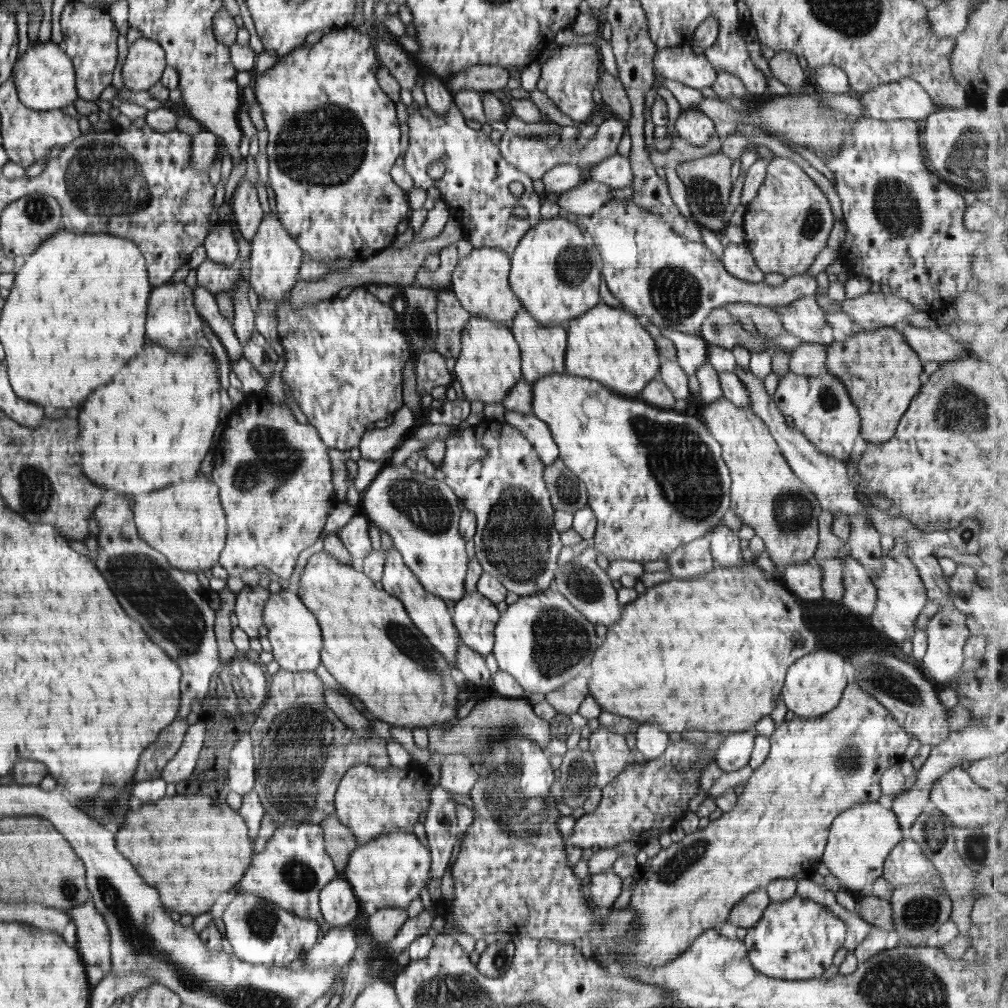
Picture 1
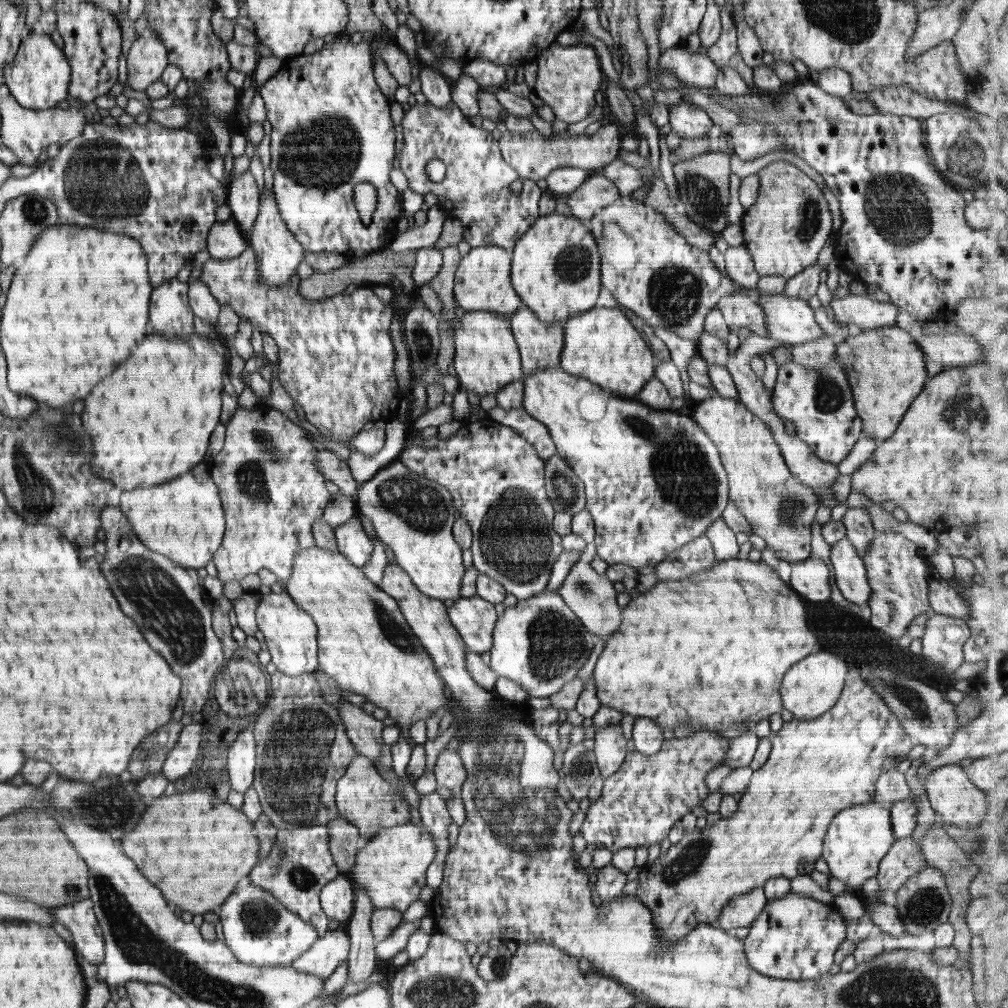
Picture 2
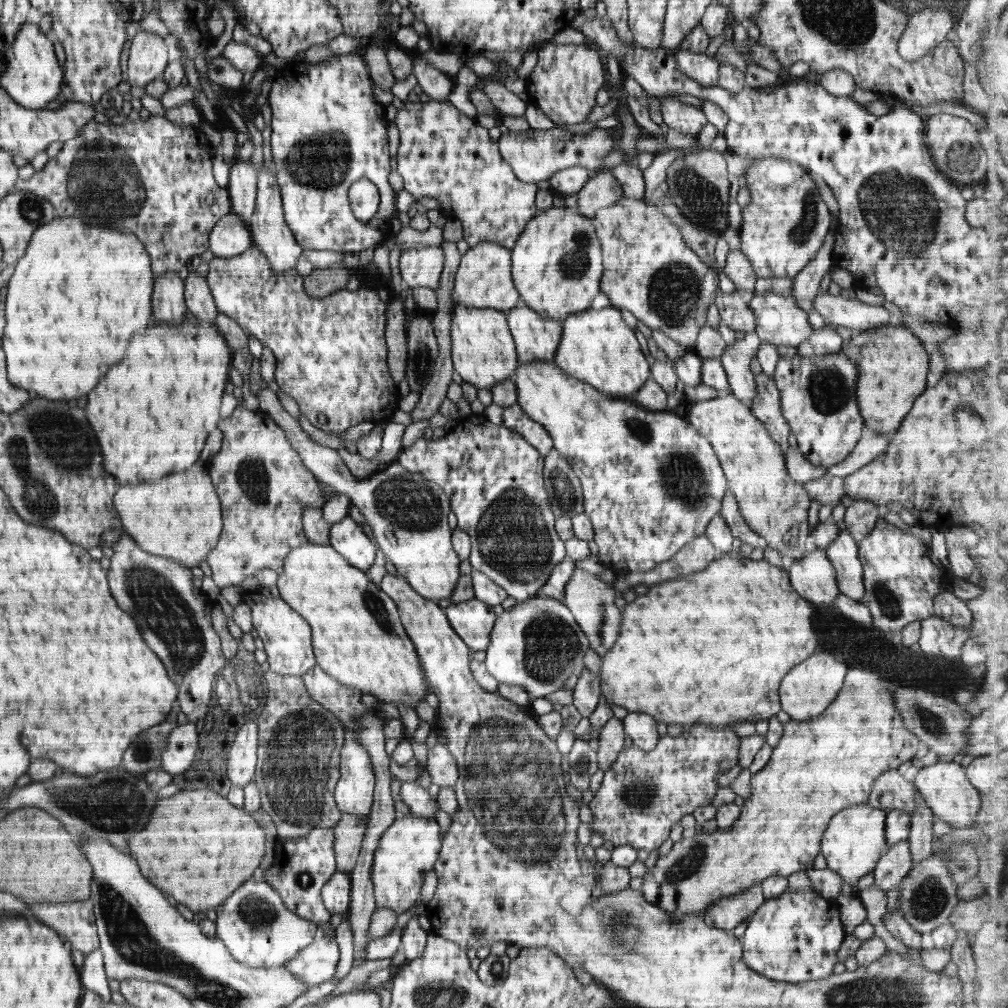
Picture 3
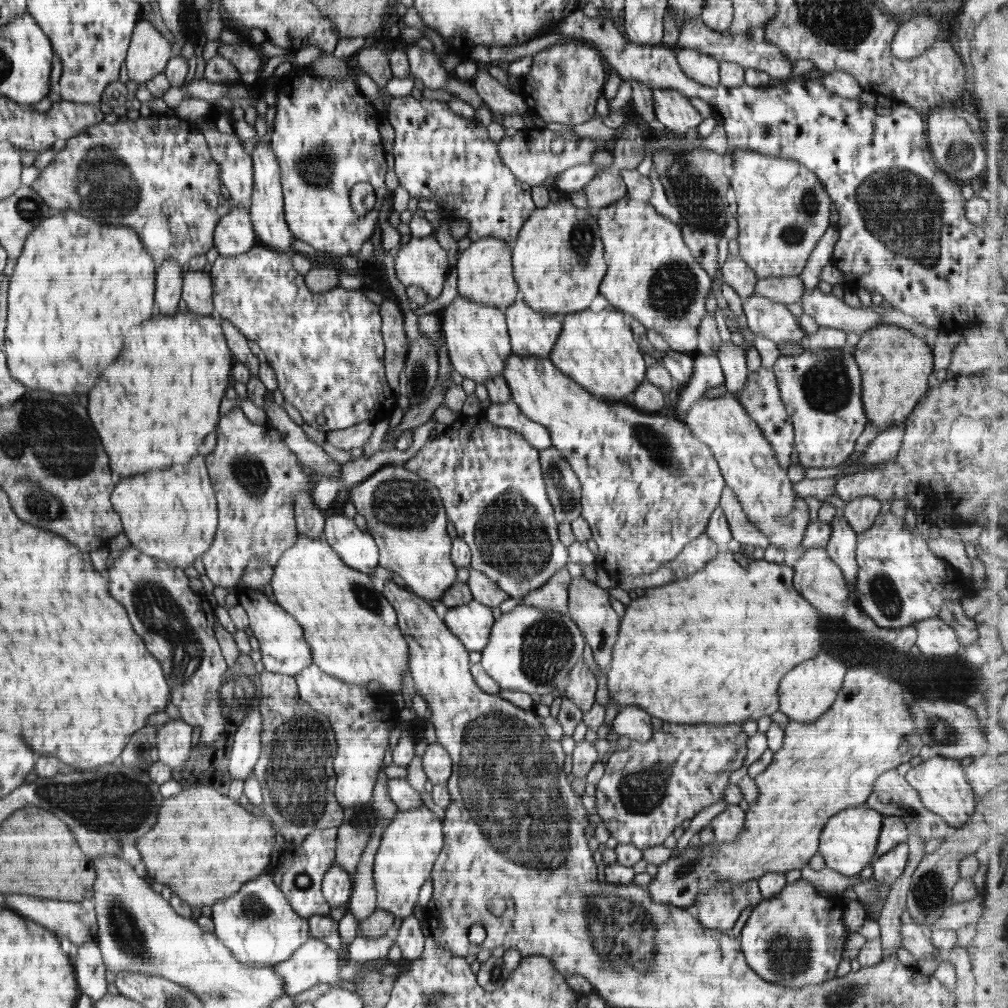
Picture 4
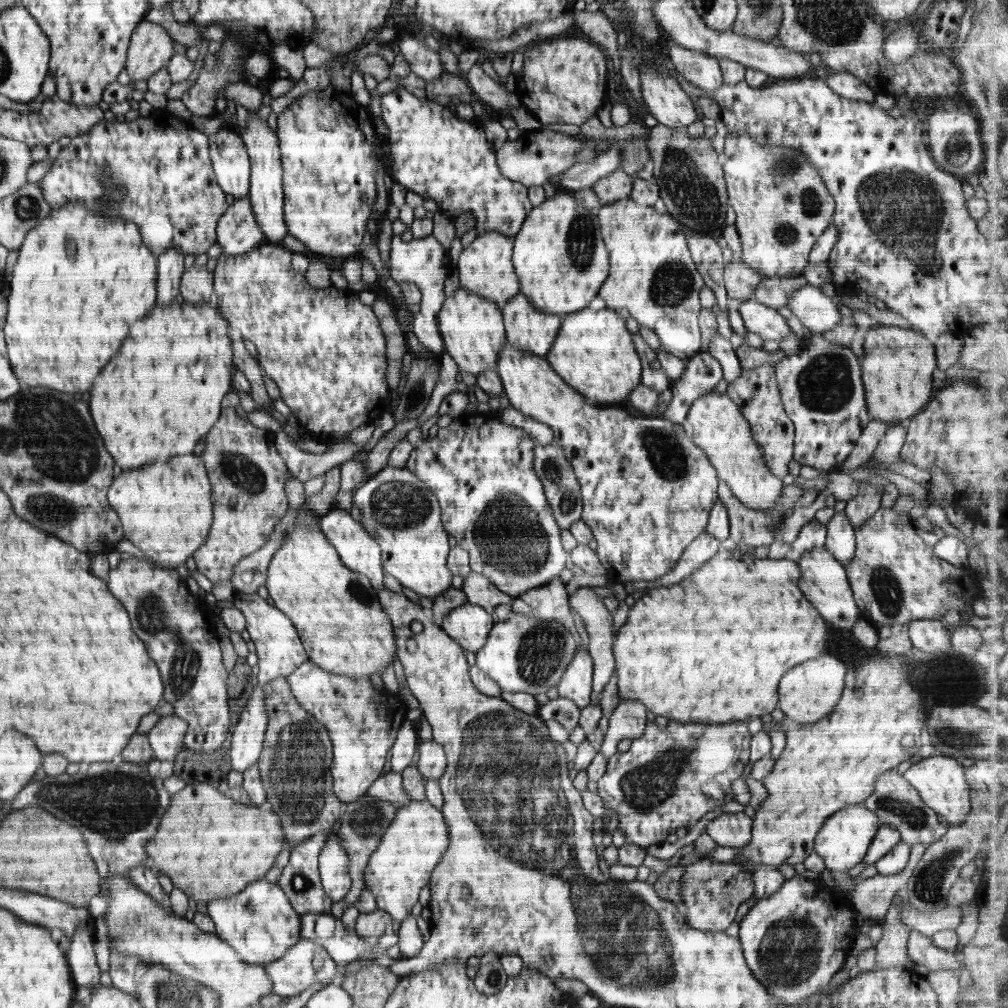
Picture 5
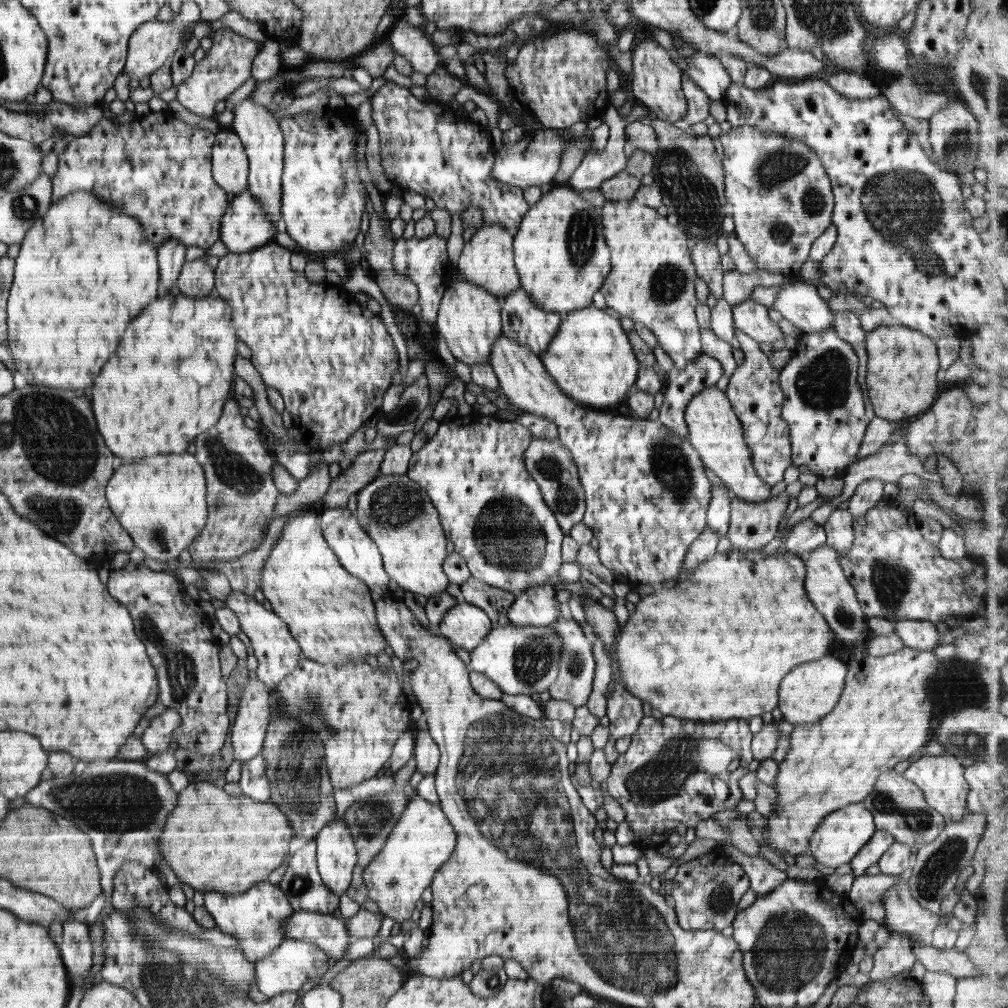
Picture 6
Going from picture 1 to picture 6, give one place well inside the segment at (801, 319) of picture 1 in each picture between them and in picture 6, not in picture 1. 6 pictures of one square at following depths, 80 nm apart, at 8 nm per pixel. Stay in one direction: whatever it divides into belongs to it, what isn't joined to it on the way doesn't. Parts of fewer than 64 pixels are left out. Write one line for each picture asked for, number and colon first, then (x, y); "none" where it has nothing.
2: (792, 321)
3: (779, 320)
4: (766, 318)
5: (766, 322)
6: (751, 318)

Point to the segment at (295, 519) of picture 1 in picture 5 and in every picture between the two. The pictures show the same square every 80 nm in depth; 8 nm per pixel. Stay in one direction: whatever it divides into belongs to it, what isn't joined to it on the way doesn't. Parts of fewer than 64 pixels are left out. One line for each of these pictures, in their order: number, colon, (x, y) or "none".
2: (271, 491)
3: (263, 486)
4: (255, 476)
5: (247, 474)

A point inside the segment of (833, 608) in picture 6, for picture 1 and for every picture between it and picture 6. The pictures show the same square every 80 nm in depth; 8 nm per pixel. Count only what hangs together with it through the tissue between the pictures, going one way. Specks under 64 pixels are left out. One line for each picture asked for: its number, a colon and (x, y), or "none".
1: (803, 579)
2: (810, 578)
3: (814, 578)
4: (817, 577)
5: (823, 580)

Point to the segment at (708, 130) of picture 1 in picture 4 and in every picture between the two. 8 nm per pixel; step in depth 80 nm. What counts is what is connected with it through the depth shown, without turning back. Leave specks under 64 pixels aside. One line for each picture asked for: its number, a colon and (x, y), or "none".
2: (688, 121)
3: (686, 118)
4: (672, 108)

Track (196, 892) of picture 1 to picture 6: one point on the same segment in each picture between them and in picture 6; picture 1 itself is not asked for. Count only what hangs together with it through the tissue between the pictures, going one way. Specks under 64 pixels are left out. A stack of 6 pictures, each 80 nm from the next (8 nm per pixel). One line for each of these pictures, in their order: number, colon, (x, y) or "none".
2: (196, 850)
3: (197, 845)
4: (204, 844)
5: (212, 847)
6: (213, 841)

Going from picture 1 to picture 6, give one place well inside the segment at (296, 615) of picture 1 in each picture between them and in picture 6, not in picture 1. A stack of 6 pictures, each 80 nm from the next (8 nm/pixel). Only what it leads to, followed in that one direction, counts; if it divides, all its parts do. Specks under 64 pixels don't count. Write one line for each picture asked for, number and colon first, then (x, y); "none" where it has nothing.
2: (291, 635)
3: (286, 635)
4: (284, 650)
5: (280, 651)
6: (277, 653)

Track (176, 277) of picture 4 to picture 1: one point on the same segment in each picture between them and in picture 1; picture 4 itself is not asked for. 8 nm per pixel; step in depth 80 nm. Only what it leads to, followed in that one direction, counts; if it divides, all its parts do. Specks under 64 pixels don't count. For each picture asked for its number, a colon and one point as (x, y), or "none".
1: (174, 322)
2: (170, 312)
3: (169, 303)

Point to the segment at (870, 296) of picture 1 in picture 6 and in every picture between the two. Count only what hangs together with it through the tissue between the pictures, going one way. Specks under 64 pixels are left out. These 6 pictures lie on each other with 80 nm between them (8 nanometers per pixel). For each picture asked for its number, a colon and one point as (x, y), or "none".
2: (866, 313)
3: (853, 314)
4: (828, 311)
5: (818, 313)
6: (799, 303)

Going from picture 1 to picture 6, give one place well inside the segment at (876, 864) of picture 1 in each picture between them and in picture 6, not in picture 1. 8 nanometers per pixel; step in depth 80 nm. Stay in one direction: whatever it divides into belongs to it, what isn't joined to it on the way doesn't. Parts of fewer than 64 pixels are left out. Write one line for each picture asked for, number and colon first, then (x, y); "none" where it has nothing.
2: (857, 838)
3: (854, 840)
4: (848, 840)
5: (842, 842)
6: (840, 836)

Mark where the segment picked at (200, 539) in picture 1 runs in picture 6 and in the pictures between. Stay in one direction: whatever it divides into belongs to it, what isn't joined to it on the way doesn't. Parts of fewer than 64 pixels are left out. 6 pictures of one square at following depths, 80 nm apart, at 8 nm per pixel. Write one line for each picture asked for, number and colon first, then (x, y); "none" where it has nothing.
2: (183, 519)
3: (179, 517)
4: (171, 514)
5: (166, 510)
6: (160, 500)

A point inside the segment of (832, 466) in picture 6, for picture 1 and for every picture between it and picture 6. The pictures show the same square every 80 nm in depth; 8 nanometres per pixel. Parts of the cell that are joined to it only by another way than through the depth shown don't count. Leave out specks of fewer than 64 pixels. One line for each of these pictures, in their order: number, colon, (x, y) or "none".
1: (819, 406)
2: (819, 401)
3: (818, 394)
4: (822, 392)
5: (821, 388)

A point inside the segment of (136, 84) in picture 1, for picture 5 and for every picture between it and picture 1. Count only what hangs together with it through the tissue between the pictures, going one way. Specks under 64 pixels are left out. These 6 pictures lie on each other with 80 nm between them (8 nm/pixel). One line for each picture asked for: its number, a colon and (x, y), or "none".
2: (147, 58)
3: (148, 56)
4: (149, 53)
5: (152, 47)

